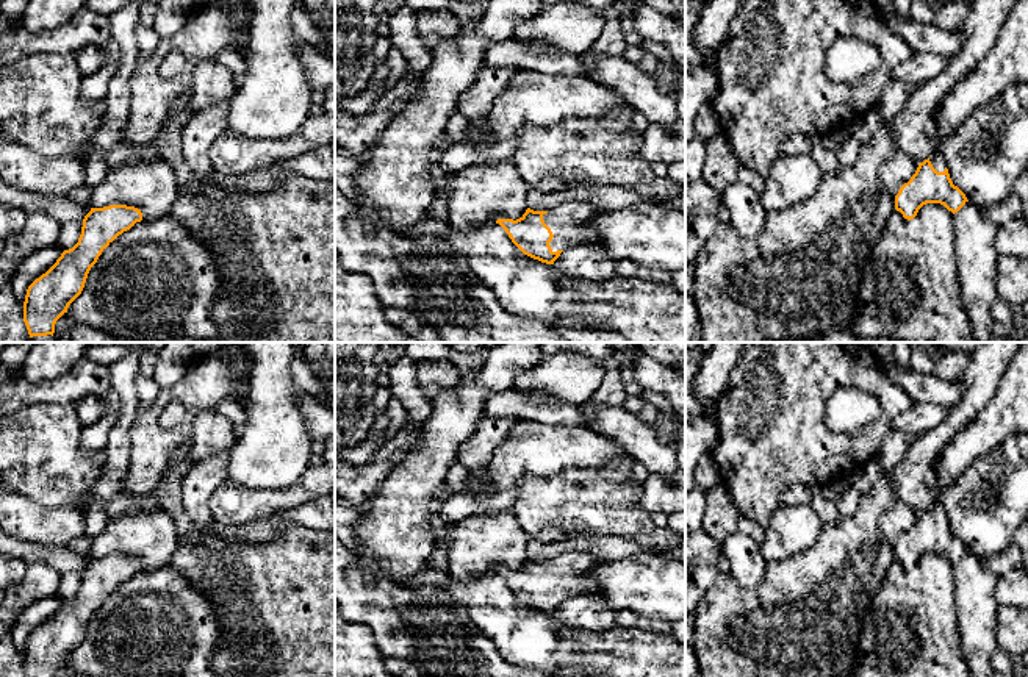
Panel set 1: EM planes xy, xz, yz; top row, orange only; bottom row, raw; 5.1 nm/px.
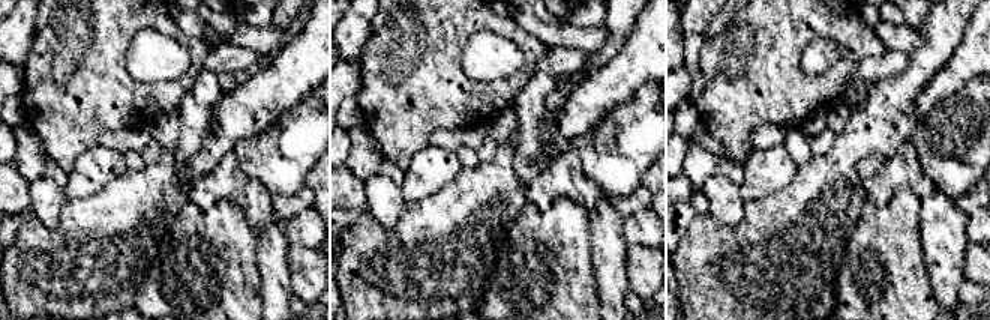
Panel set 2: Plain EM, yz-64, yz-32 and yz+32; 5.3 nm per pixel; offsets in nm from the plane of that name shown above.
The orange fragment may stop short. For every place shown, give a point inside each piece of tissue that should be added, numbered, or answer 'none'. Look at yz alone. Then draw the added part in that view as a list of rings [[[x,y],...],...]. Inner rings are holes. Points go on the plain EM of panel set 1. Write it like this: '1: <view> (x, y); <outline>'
1: yz (936, 508); [[[934,499],[934,502],[931,503],[929,511],[937,522],[944,522],[947,518],[945,510],[937,499]]]

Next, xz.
1: xz (568, 573); [[[566,552],[546,564],[545,574],[551,578],[554,588],[549,593],[552,602],[565,600],[591,589],[588,574],[602,560],[591,553]]]

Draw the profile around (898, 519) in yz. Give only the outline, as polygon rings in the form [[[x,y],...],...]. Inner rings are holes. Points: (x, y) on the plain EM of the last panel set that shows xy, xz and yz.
[[[897,502],[881,518],[879,528],[884,538],[895,547],[900,538],[915,524],[917,518],[918,514],[915,514],[911,508],[901,502]]]

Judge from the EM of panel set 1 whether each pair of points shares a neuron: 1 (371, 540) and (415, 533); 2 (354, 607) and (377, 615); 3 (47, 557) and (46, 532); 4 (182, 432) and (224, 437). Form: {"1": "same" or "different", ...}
{"1": "same", "2": "same", "3": "different", "4": "different"}

